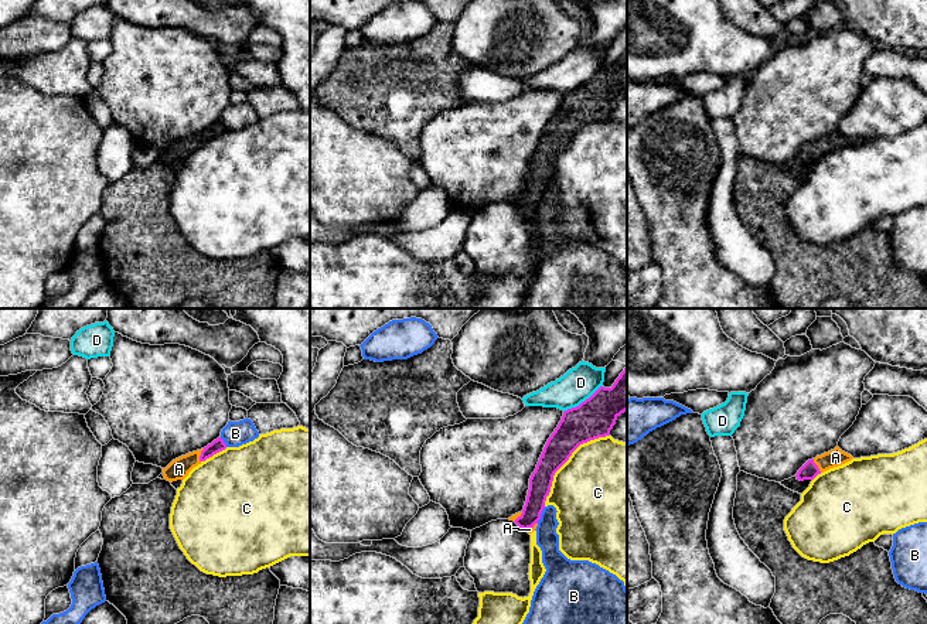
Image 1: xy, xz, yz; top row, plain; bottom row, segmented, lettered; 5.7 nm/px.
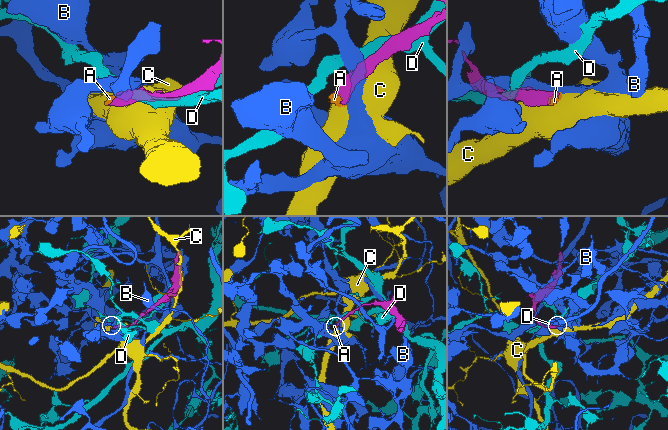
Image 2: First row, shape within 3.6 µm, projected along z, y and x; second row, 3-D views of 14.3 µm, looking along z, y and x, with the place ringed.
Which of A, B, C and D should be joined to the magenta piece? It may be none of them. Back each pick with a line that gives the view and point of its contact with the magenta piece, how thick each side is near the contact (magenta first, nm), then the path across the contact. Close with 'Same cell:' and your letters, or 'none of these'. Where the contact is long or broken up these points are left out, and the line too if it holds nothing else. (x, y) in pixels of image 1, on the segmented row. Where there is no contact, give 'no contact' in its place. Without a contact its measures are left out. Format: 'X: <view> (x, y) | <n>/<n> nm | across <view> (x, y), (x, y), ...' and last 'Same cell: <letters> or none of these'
A: yz (817, 466) | 100/100 nm | across yz (810, 470), (817, 466), (835, 457)
Same cell: A

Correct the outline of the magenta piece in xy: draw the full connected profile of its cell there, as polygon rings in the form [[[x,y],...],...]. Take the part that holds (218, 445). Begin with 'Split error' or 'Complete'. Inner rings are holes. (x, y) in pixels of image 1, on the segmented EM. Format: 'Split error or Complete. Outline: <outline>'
Split error. Outline: [[[218,437],[207,447],[173,460],[166,468],[163,468],[159,478],[164,478],[170,483],[184,480],[194,467],[225,449],[226,444],[221,437]]]

